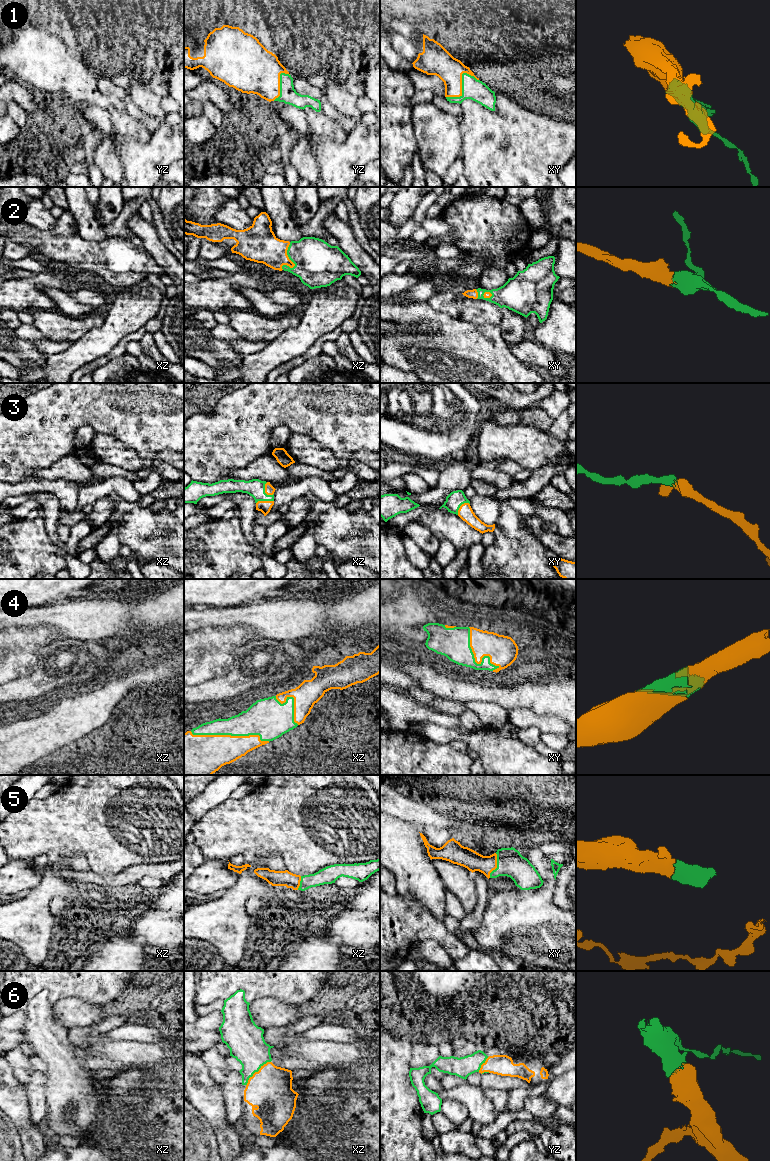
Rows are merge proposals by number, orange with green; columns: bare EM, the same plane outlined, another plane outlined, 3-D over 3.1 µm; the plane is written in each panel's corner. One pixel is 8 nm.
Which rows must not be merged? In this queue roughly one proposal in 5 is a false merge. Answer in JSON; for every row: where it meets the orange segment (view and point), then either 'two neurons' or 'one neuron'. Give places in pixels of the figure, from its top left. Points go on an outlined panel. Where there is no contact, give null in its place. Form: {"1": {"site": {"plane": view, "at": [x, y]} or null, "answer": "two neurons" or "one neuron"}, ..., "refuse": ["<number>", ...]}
{"1": {"site": {"plane": "xy", "at": [461, 84]}, "answer": "one neuron"}, "2": {"site": {"plane": "xz", "at": [291, 261]}, "answer": "one neuron"}, "3": {"site": {"plane": "xz", "at": [265, 491]}, "answer": "one neuron"}, "4": {"site": {"plane": "xz", "at": [230, 735]}, "answer": "one neuron"}, "5": {"site": {"plane": "xy", "at": [496, 865]}, "answer": "one neuron"}, "6": {"site": {"plane": "xz", "at": [256, 1072]}, "answer": "one neuron"}, "refuse": []}

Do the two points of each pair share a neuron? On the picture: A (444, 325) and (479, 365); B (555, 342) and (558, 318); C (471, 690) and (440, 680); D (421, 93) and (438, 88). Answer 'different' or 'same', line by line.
A: same
B: same
C: same
D: same

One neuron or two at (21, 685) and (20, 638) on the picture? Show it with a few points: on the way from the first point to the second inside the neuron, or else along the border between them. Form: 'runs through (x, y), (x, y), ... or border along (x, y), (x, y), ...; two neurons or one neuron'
border along (38, 660), (37, 667), (29, 675), (10, 681); two neurons

